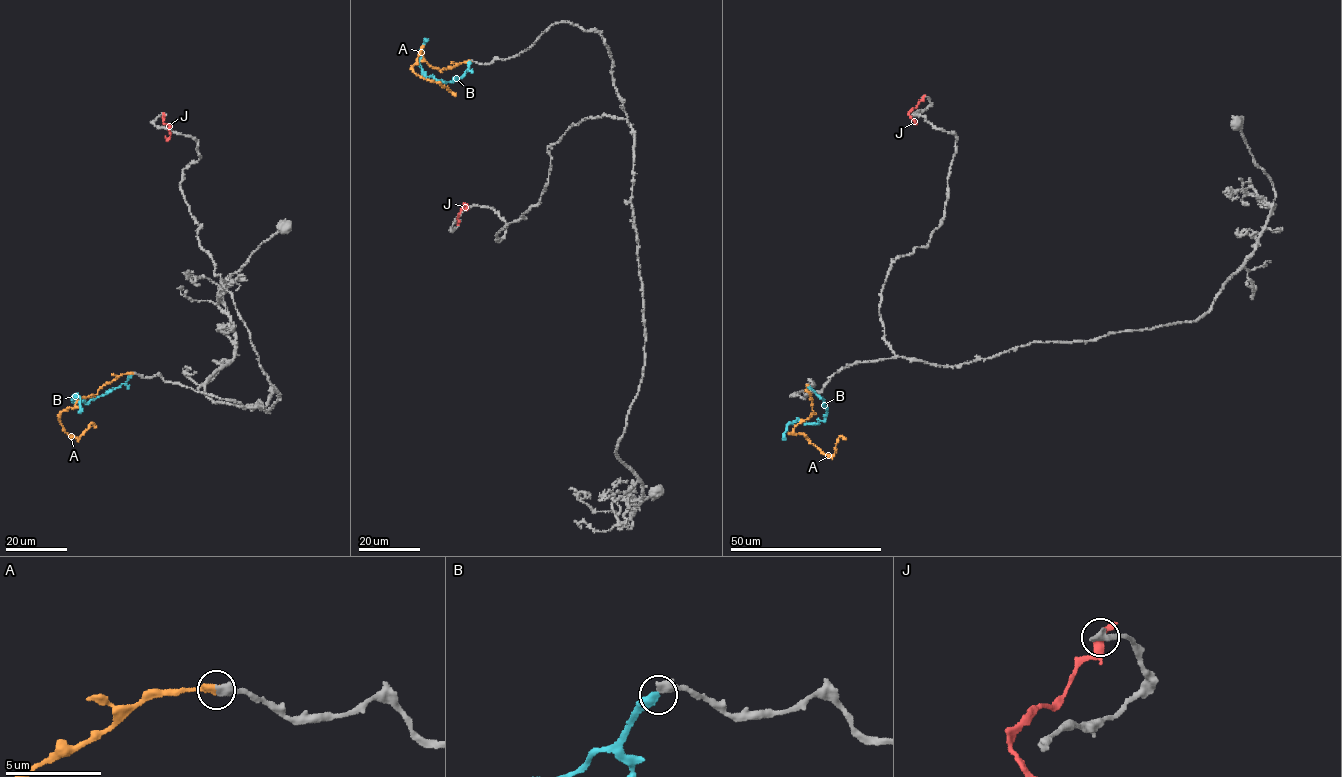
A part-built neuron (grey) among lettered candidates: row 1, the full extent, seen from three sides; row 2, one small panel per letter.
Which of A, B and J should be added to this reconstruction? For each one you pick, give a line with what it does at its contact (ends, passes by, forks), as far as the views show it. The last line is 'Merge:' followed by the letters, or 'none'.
A: it ends there
Merge: A

